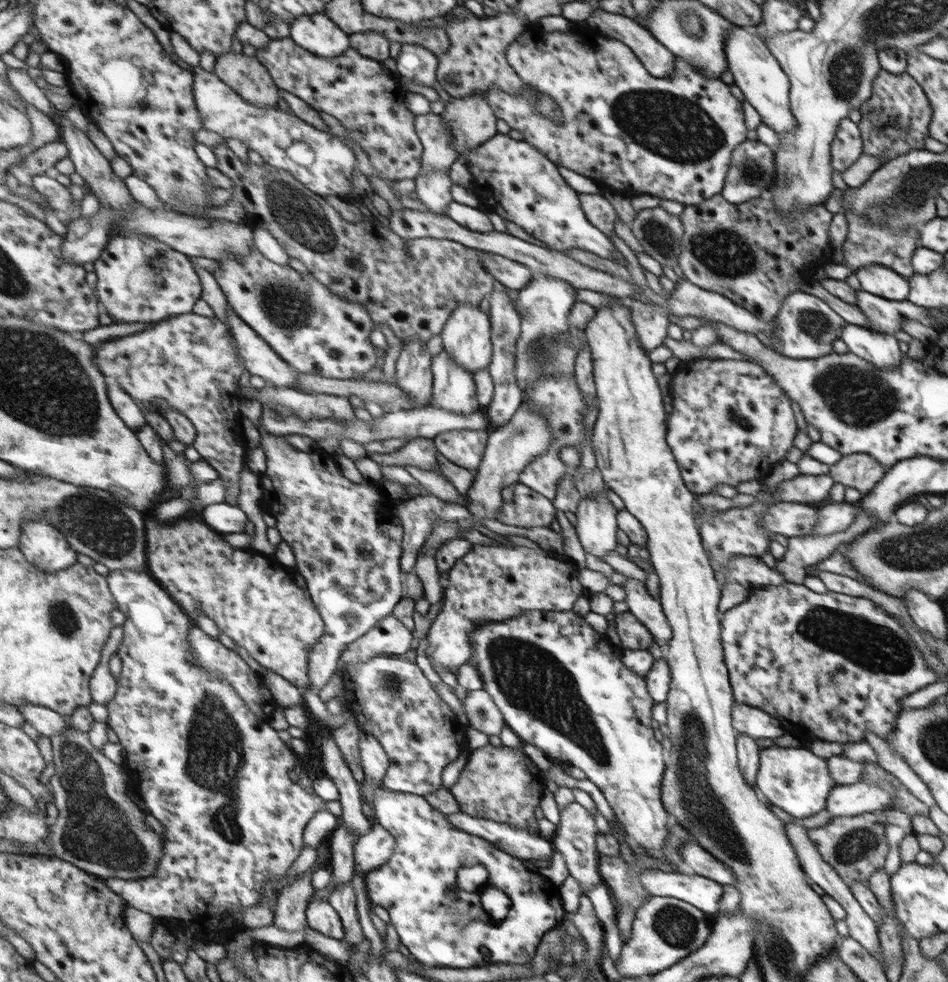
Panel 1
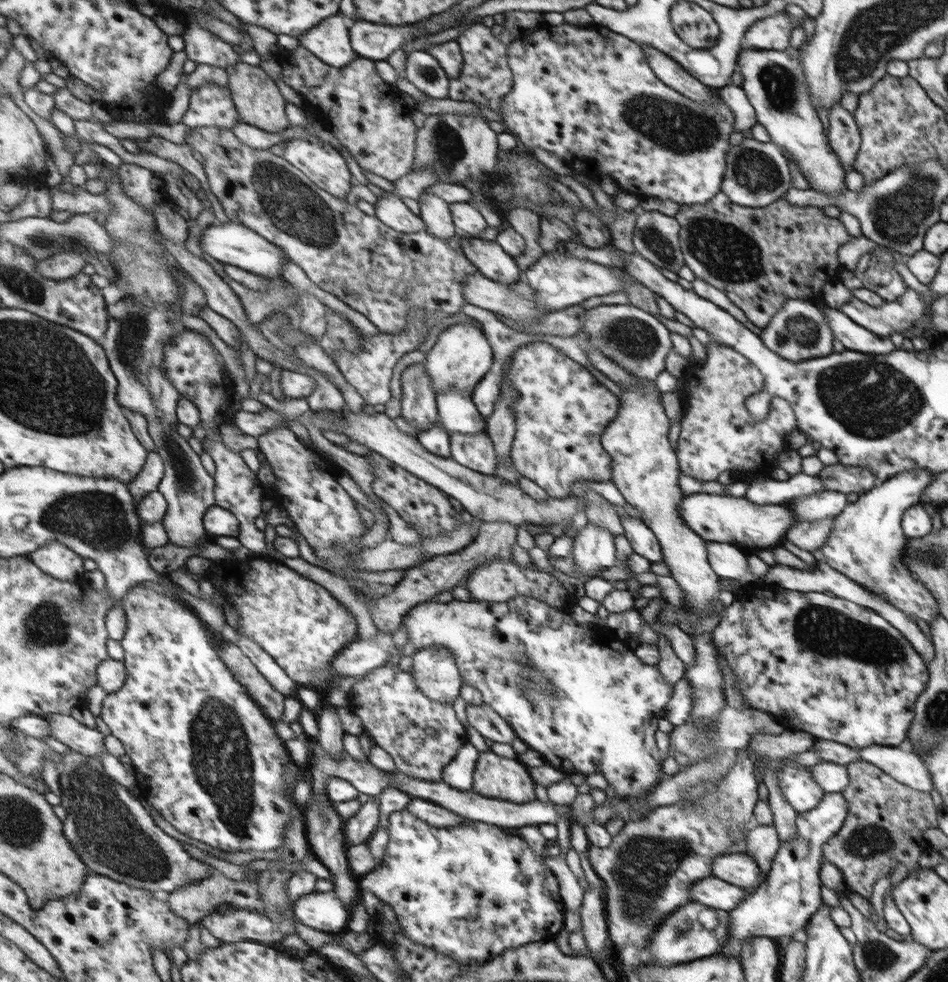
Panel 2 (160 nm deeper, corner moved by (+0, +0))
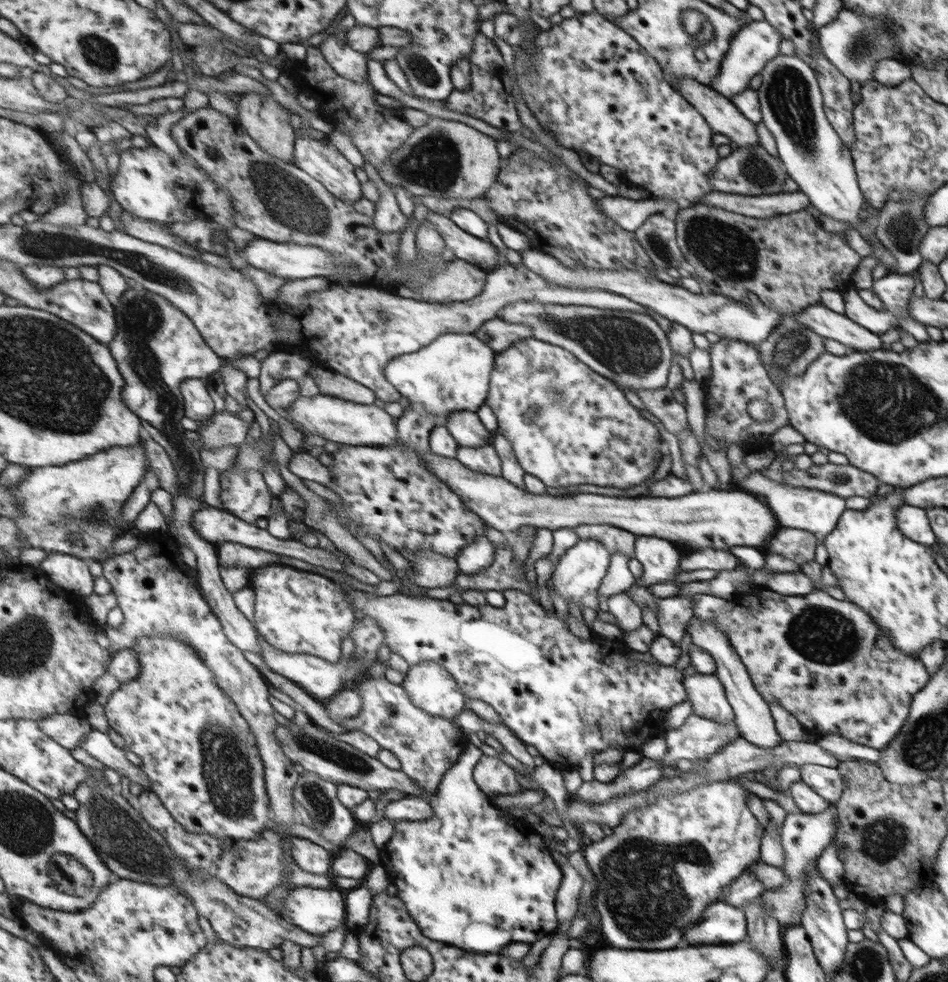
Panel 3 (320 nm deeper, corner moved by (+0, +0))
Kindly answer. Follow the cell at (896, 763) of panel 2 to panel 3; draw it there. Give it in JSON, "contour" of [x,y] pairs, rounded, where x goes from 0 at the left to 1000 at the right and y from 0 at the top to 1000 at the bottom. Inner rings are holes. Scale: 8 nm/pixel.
{"contour":[[[868,748],[861,757],[873,764],[885,776],[914,774],[923,777],[928,771],[927,764],[898,756],[887,748]]]}

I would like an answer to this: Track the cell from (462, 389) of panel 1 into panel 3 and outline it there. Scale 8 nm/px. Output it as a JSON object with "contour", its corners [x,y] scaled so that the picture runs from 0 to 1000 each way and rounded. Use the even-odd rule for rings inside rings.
{"contour":[[[487,418],[477,422],[468,432],[485,455],[499,457],[519,451],[520,440],[516,439],[497,418]]]}

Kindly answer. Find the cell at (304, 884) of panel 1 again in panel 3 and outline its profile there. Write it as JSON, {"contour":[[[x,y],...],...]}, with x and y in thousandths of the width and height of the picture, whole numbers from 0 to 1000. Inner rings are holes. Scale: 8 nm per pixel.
{"contour":[[[311,852],[309,858],[310,876],[313,882],[325,889],[348,890],[352,872],[341,862],[324,855],[324,853]]]}

